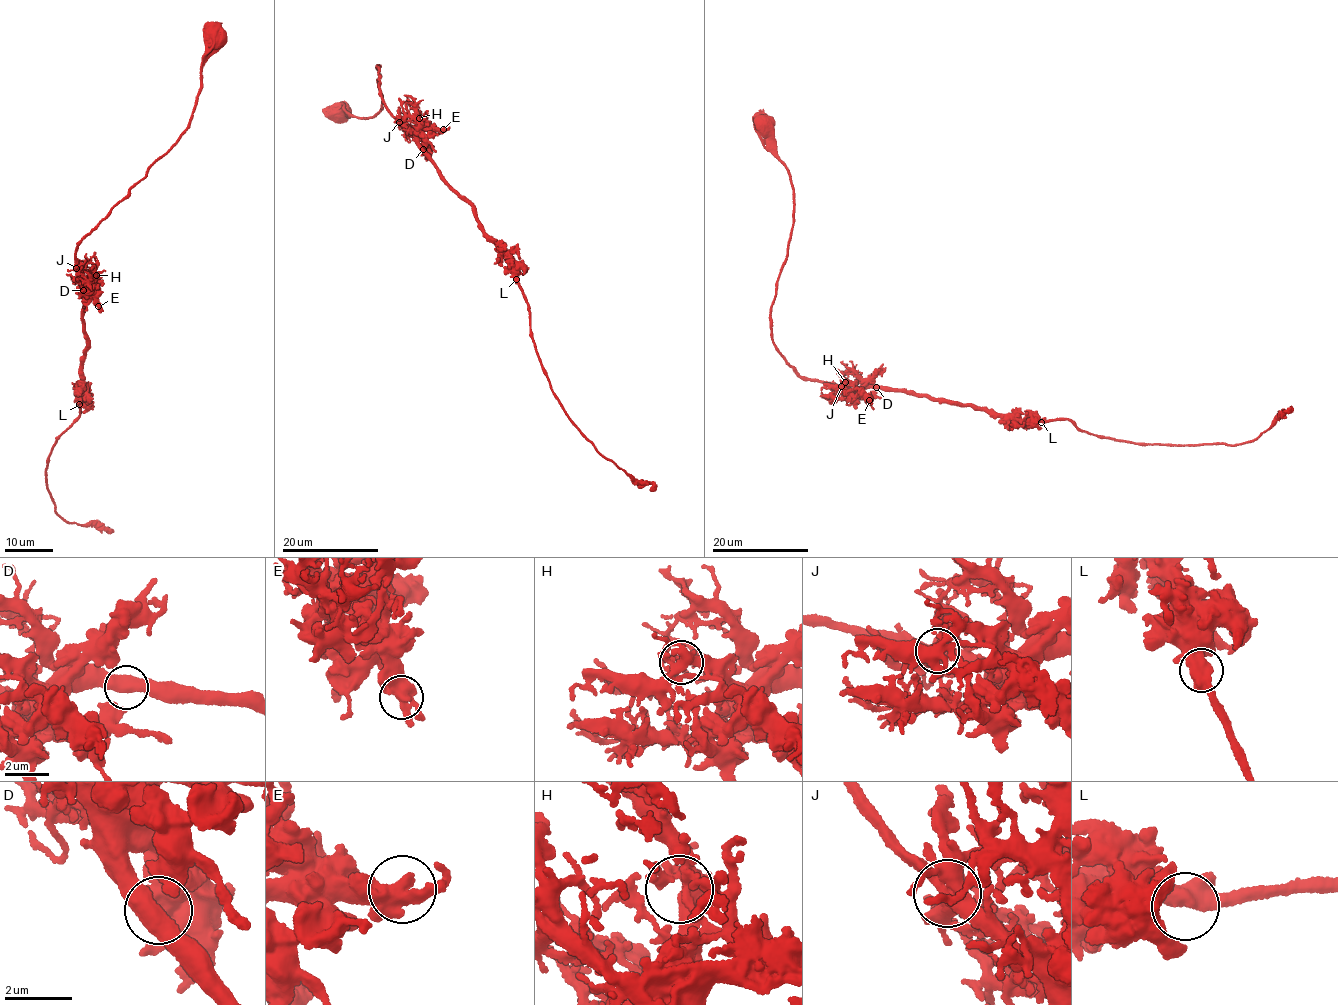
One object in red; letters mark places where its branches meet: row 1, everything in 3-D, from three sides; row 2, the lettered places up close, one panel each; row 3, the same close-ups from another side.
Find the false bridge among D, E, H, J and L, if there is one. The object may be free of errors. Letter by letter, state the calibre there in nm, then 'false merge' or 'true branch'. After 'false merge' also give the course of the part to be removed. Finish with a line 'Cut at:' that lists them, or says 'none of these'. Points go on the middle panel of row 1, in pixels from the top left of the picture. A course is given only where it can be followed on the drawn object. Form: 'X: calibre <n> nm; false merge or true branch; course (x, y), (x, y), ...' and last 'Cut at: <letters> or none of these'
D: calibre 500 nm; true branch
E: calibre 480 nm; true branch
H: calibre 420 nm; true branch
J: calibre 440 nm; true branch
L: calibre 500 nm; true branch
Cut at: none of these

